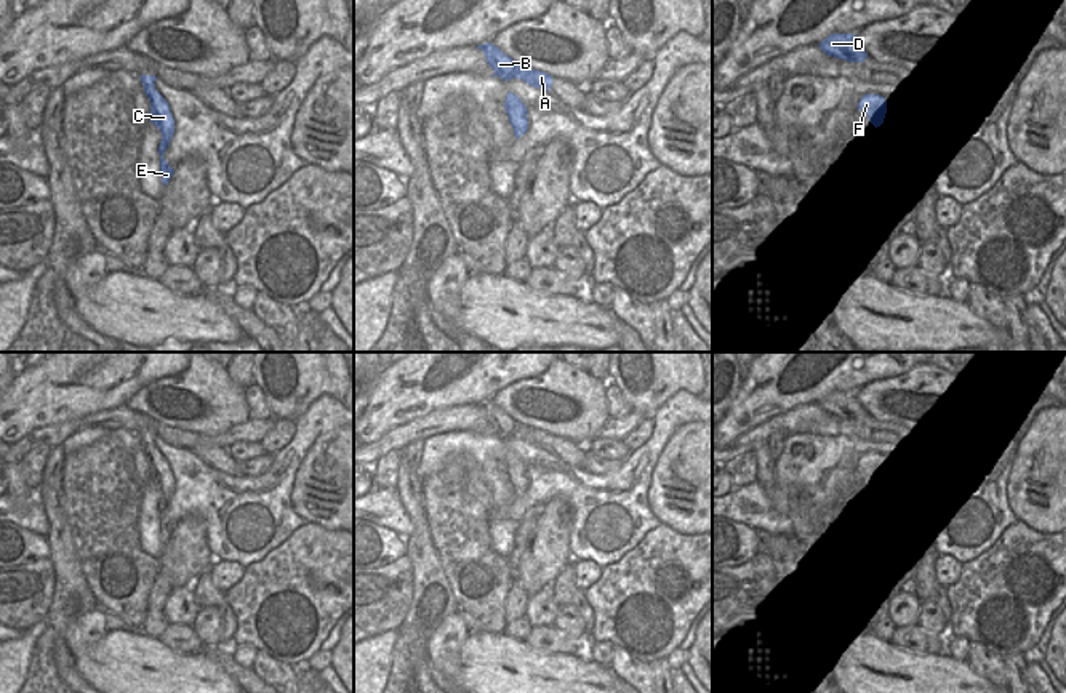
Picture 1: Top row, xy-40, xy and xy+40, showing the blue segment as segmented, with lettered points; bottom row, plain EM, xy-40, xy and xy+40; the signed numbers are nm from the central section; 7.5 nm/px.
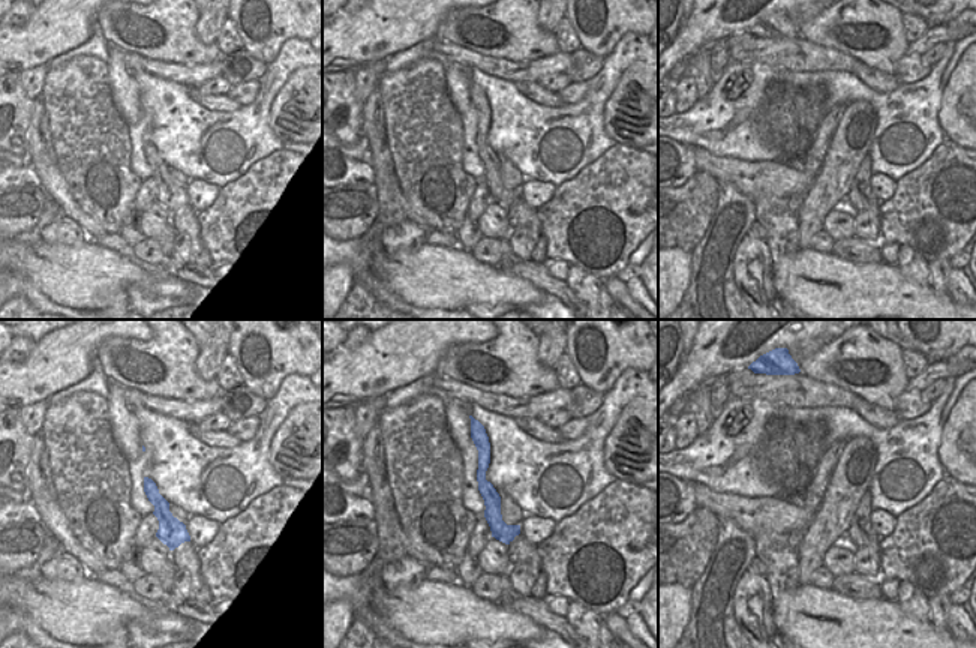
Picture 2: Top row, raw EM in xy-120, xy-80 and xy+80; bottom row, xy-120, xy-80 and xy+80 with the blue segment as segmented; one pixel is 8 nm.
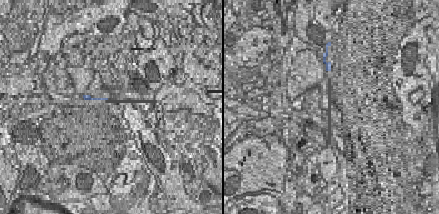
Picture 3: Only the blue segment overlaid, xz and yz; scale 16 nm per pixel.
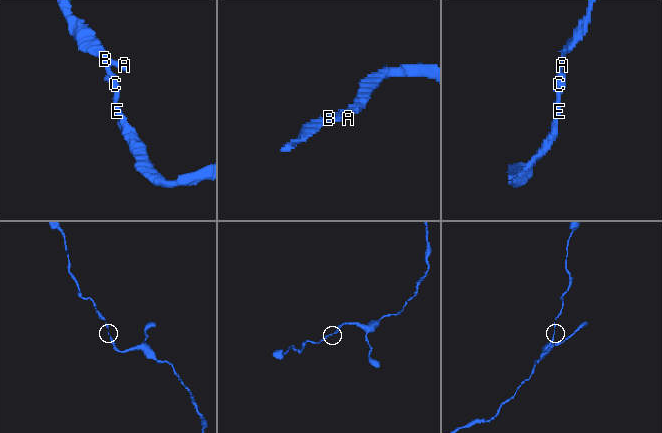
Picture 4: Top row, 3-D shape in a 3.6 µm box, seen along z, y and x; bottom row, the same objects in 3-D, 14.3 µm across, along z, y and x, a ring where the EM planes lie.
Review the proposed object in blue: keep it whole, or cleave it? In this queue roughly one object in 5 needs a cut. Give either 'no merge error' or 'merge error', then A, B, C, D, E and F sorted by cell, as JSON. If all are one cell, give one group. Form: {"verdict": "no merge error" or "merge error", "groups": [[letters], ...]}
{"verdict": "no merge error", "groups": [["A", "B", "C", "D", "E", "F"]]}

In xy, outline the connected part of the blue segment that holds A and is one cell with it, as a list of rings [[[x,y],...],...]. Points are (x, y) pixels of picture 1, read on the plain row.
[[[491,400],[479,403],[477,407],[483,410],[487,421],[495,429],[491,435],[501,435],[504,440],[520,437],[525,442],[549,451],[552,434],[515,423],[512,416],[504,413]]]

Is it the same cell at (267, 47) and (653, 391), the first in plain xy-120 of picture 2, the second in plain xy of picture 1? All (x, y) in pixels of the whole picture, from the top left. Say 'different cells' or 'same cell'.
same cell

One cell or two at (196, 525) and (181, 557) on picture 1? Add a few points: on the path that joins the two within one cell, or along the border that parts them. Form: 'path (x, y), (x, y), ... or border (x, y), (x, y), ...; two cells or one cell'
path (189, 533), (188, 549); one cell

